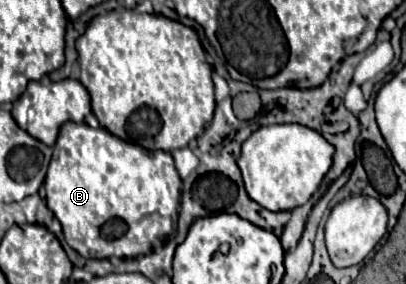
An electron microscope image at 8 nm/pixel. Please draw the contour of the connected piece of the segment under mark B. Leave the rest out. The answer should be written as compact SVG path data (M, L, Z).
M69 121L59 131L57 143L53 147L53 157L51 157L51 163L49 163L49 171L47 171L47 177L45 177L45 201L47 201L47 207L55 213L55 217L61 221L63 235L65 235L65 241L69 243L69 247L73 247L85 259L107 259L111 255L115 255L115 257L137 257L137 255L145 255L145 253L149 253L149 251L153 251L157 247L163 247L167 243L167 239L175 233L179 195L181 195L181 177L177 175L177 169L173 165L173 157L169 153L165 153L165 151L149 151L149 149L143 149L141 145L133 145L133 143L121 141L119 137L111 135L109 131L105 131L101 127L93 129L87 123L79 123L77 125L77 123Z

